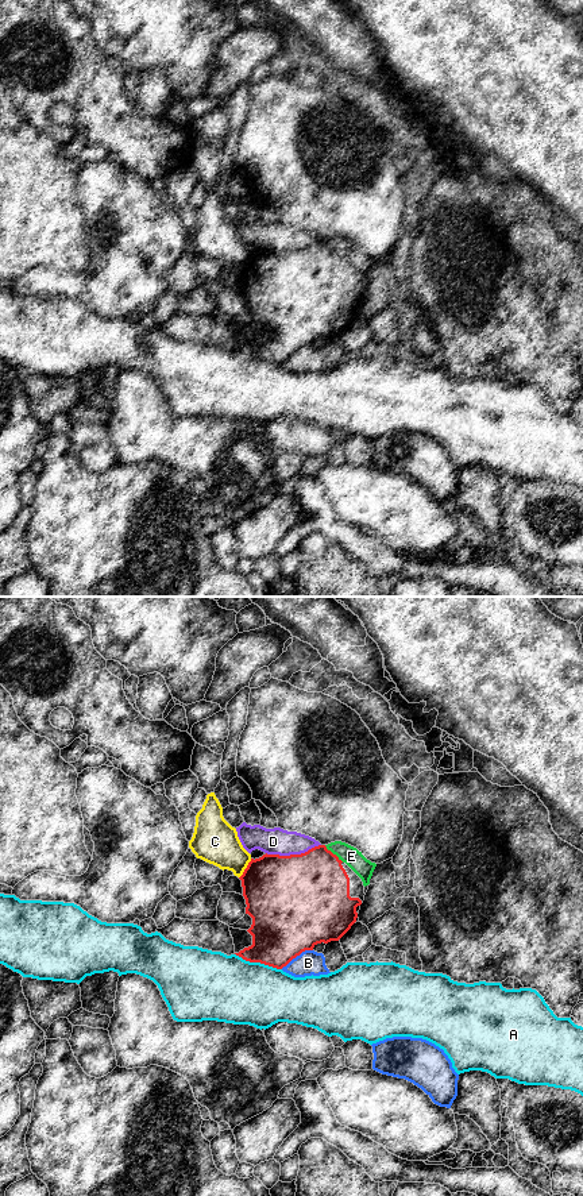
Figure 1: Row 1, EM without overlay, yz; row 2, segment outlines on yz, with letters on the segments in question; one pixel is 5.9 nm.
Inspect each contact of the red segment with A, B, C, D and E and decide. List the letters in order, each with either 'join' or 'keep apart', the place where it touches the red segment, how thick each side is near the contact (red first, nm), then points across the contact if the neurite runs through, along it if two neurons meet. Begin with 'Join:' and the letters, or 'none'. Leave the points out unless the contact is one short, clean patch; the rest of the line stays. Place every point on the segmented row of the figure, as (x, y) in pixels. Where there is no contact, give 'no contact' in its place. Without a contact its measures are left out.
Join: none
A: keep apart | yz (258, 961) | 380/400 nm | along yz (235, 953), (246, 960), (259, 961), (281, 969)
B: keep apart | yz (296, 956) | 460/150 nm
C: keep apart | yz (246, 868) | 440/260 nm
D: keep apart | yz (293, 855) | 500/160 nm
E: keep apart | yz (332, 853) | 440/110 nm

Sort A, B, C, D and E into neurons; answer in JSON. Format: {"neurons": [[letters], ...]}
{"neurons": [["A"], ["B"], ["C"], ["D", "E"]]}

